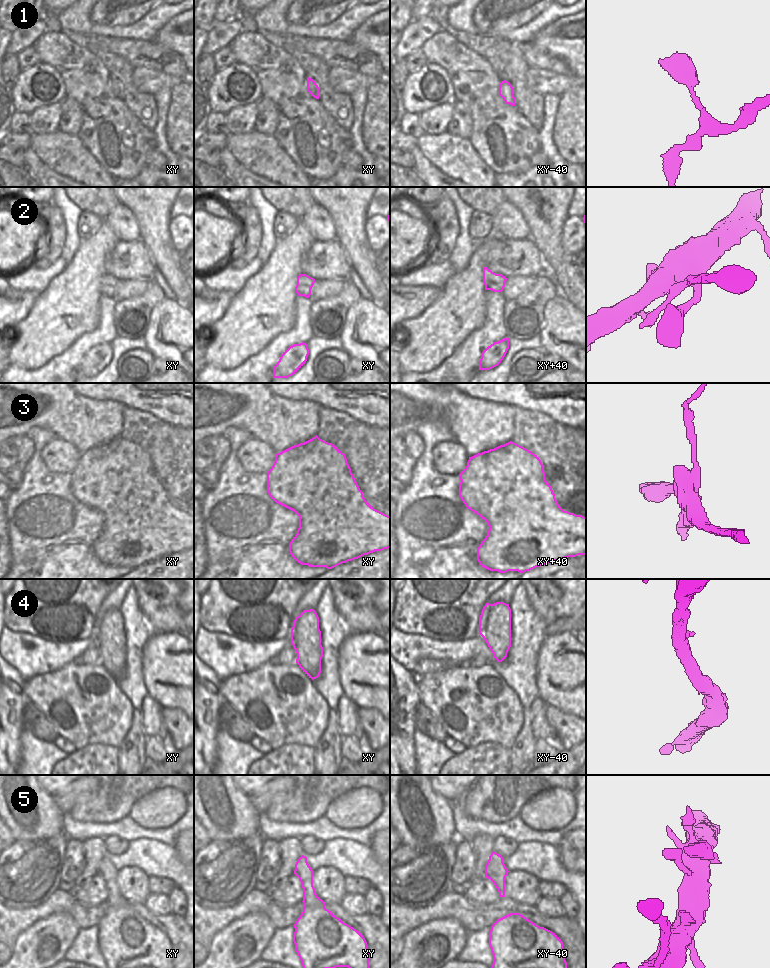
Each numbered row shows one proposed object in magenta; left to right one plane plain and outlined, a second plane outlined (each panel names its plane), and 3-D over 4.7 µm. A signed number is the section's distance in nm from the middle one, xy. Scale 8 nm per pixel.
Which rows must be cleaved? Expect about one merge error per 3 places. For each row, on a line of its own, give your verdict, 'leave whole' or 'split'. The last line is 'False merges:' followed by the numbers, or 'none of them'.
1: leave whole
2: leave whole
3: split
4: leave whole
5: leave whole
False merges: 3

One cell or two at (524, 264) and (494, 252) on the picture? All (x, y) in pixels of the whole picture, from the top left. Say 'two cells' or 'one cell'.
one cell

